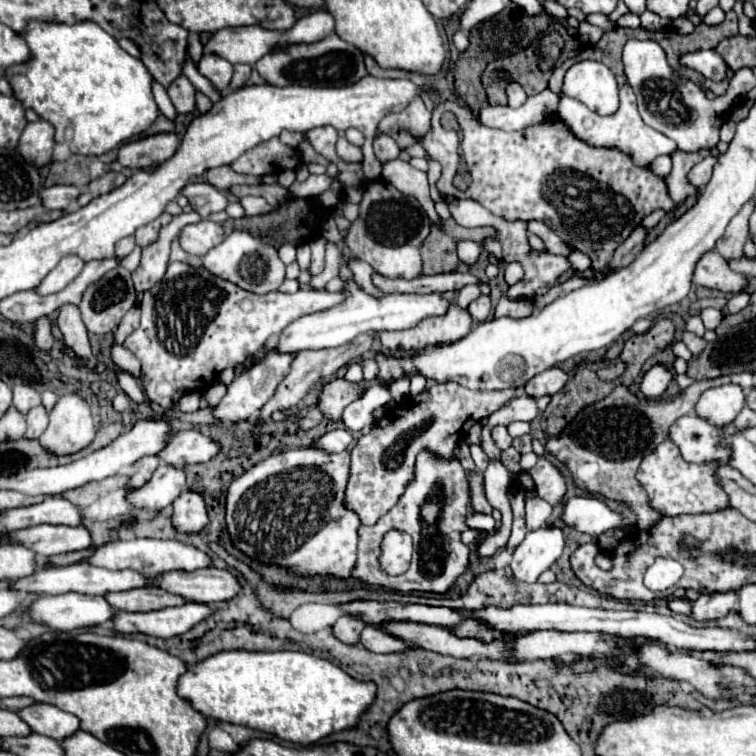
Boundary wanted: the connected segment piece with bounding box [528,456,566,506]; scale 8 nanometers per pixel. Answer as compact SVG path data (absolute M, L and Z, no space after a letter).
M544 456L538 458L536 468L532 468L528 474L534 478L536 492L540 498L544 498L552 506L562 502L562 498L566 494L566 482L560 476L560 472Z

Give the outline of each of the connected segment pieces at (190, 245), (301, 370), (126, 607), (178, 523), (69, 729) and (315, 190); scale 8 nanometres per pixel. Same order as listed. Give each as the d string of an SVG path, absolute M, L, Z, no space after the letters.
M212 220L190 224L180 232L180 246L196 256L204 256L210 248L224 240L224 230Z
M360 334L360 336L356 336L352 342L342 344L342 346L336 346L336 348L304 350L304 352L298 352L298 354L294 356L292 364L290 364L290 372L288 372L288 374L282 378L282 382L278 384L278 388L276 388L274 396L272 396L272 398L262 406L260 416L258 416L256 424L258 424L258 426L262 426L264 422L268 422L268 420L270 420L270 416L272 416L276 410L286 410L286 408L290 408L290 406L296 406L296 404L298 404L298 402L300 402L308 392L310 392L310 388L312 388L318 380L324 380L324 378L328 378L330 374L334 374L338 368L342 368L342 366L350 364L352 360L362 358L362 354L370 350L372 340L374 340L374 338L372 338L372 334Z
M132 588L122 592L106 592L104 598L114 610L124 612L152 612L162 610L168 606L182 606L186 600L180 596L174 596L170 592L164 592L160 588Z
M184 490L172 504L172 526L184 534L198 534L208 524L208 514L200 494Z
M36 704L32 708L24 708L20 710L20 716L32 724L36 734L44 734L54 740L64 740L80 730L80 718L52 704Z
M310 174L304 182L294 182L290 186L290 194L296 198L316 198L322 192L326 192L332 182L334 182L334 178L330 178L328 174L322 174L322 176Z

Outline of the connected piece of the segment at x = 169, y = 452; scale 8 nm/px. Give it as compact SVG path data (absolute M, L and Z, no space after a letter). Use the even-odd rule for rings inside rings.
M196 430L174 432L166 446L158 452L158 458L164 464L184 468L184 464L200 464L208 462L218 452L218 444Z

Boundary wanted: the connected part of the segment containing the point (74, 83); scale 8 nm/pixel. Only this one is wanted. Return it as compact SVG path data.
M96 22L80 24L28 24L22 34L32 50L32 58L26 64L8 68L6 78L14 88L16 98L24 108L32 108L42 120L56 128L56 142L66 142L66 130L72 130L70 150L82 156L102 156L112 148L130 142L134 136L148 130L158 118L158 106L152 94L152 74L140 58L130 56L118 46L118 42L104 32Z

